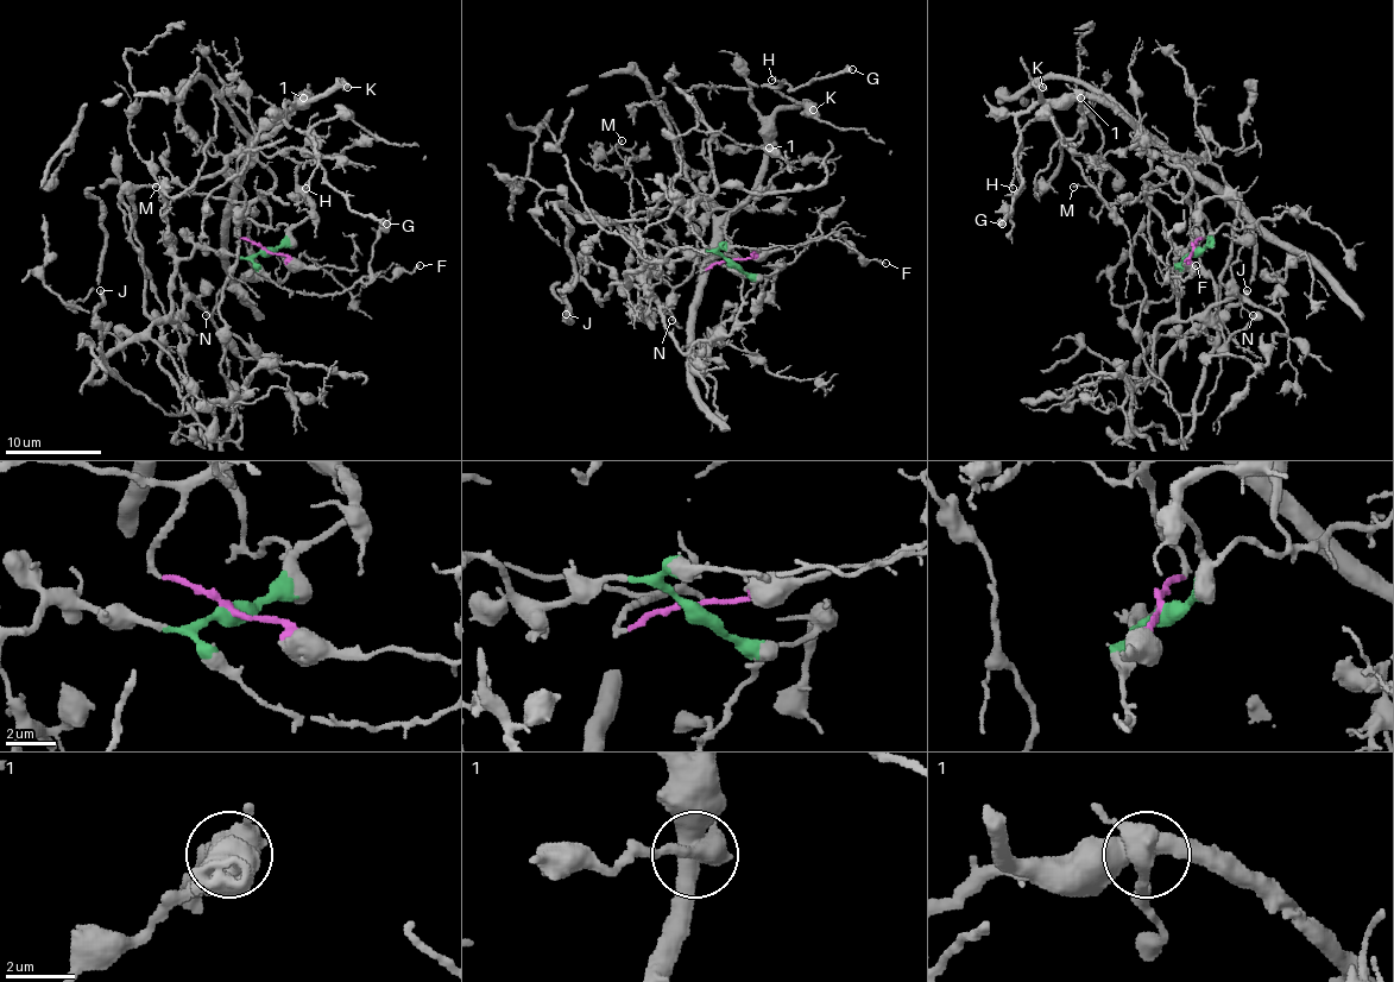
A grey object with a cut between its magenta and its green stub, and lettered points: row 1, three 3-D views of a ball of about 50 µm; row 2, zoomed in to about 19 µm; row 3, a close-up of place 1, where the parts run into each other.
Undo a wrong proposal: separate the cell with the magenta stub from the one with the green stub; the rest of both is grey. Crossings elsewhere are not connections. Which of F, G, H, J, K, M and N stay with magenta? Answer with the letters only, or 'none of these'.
G, H, K

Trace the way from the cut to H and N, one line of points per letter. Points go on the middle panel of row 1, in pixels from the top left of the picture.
H: (730, 262), (701, 269), (739, 259), (723, 221), (755, 187), (764, 125), (752, 85), (783, 82), (771, 80)
N: (730, 262), (694, 250), (680, 259), (666, 259), (639, 243), (651, 295), (673, 314), (670, 319)

